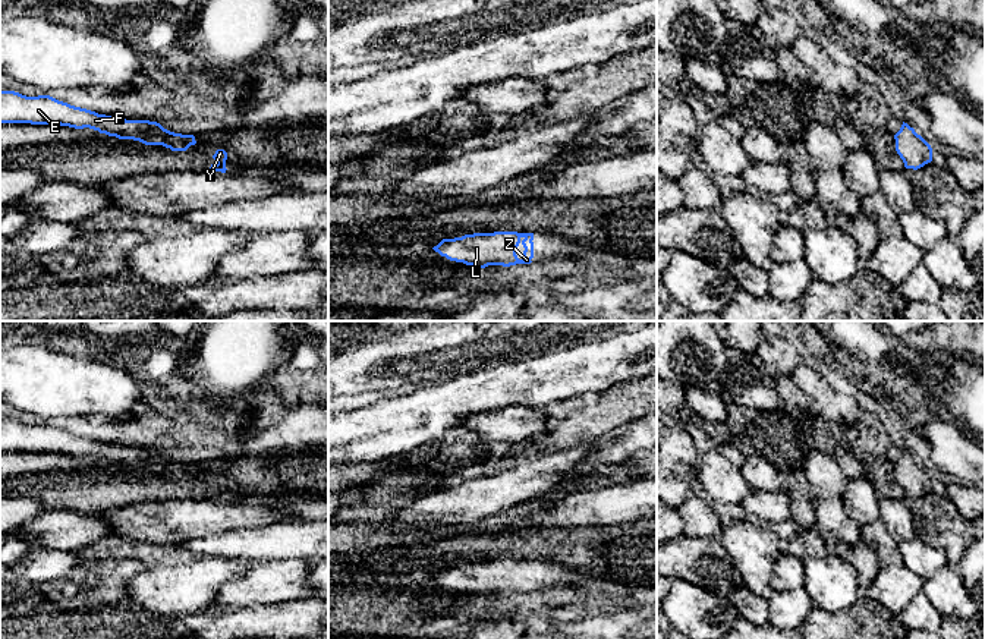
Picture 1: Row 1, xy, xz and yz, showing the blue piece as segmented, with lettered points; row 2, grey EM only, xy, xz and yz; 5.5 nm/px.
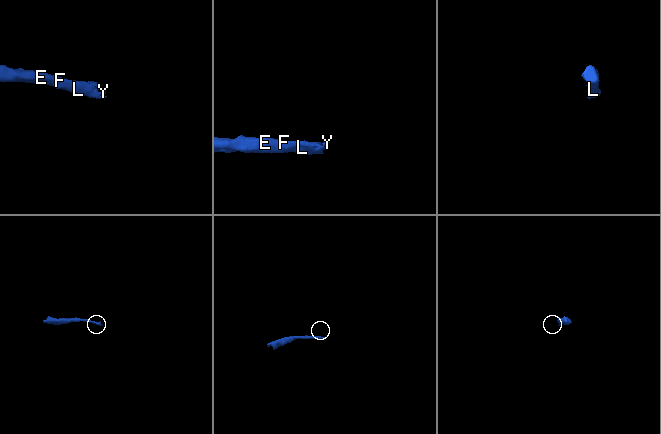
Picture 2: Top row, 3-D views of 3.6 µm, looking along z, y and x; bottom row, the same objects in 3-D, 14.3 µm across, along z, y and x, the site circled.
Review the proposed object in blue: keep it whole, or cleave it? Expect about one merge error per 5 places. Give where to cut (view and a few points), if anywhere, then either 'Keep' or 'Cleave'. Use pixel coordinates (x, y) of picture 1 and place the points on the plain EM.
No split. Keep

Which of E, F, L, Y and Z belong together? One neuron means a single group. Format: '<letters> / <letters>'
E F L Y Z

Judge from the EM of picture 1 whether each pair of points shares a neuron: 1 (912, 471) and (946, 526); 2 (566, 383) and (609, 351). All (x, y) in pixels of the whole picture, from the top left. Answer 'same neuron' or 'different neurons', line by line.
1: same neuron
2: same neuron

